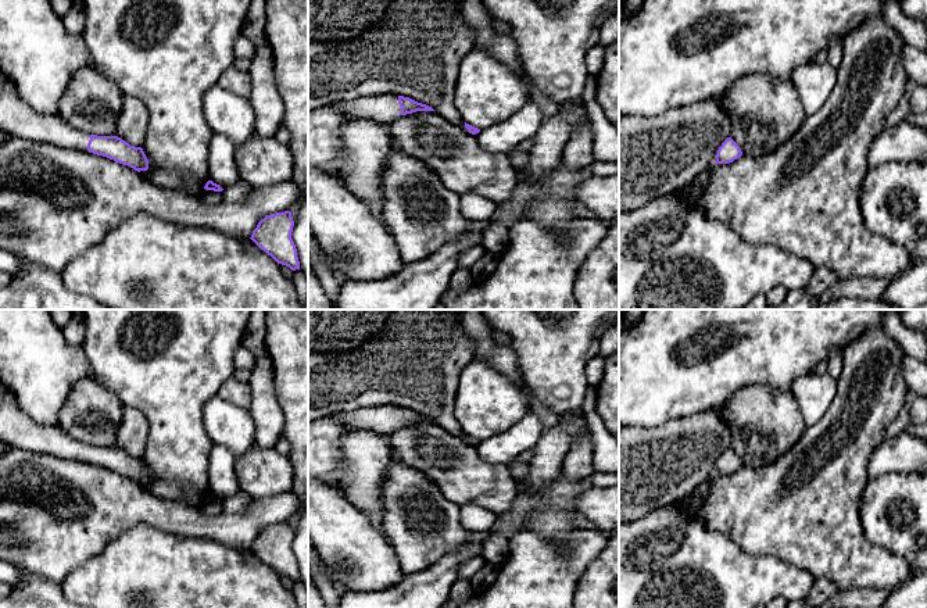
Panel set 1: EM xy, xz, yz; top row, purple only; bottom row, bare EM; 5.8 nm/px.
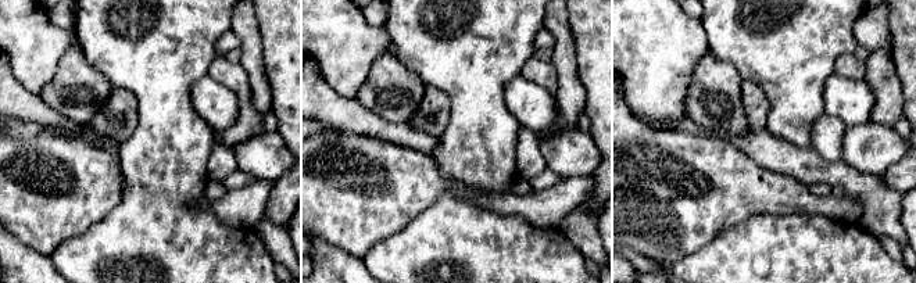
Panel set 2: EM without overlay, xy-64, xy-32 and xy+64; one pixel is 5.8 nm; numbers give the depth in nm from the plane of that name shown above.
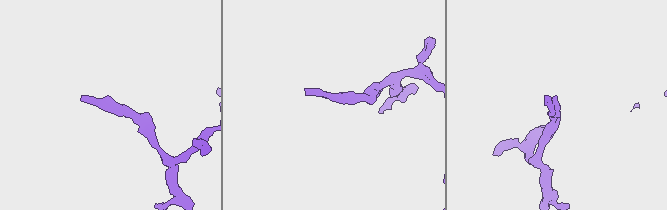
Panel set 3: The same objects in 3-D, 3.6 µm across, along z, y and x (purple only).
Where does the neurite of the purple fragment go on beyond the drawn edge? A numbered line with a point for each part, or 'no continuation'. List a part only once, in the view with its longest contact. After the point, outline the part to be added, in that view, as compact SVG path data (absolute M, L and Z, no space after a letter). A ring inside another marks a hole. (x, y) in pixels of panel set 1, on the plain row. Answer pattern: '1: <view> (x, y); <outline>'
1: xz (385, 419); M368 407L351 411L341 411L330 415L340 423L352 429L373 430L389 437L394 430L401 428L398 407Z

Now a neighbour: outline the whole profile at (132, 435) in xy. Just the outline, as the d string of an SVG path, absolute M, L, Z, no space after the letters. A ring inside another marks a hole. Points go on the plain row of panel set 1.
M125 407L117 434L117 447L135 458L142 458L147 446L150 423L143 412Z

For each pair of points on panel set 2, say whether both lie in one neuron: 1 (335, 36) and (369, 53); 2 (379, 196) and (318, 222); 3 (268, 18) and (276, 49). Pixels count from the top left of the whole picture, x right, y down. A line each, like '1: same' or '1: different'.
1: same
2: same
3: same

